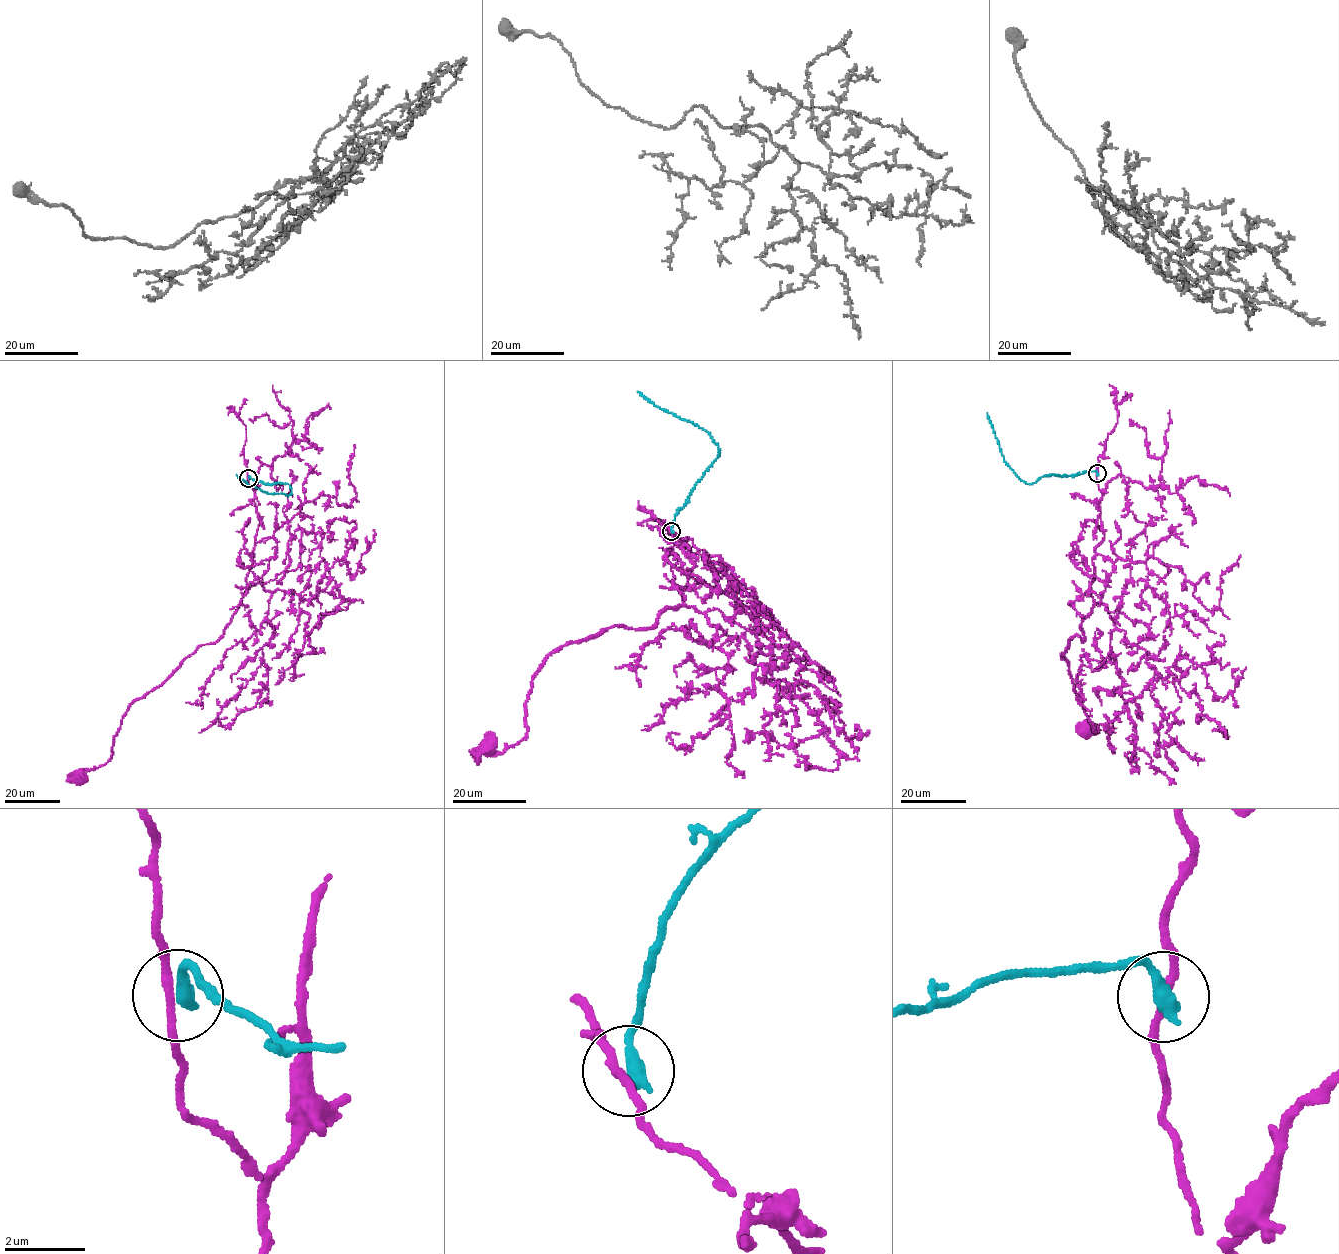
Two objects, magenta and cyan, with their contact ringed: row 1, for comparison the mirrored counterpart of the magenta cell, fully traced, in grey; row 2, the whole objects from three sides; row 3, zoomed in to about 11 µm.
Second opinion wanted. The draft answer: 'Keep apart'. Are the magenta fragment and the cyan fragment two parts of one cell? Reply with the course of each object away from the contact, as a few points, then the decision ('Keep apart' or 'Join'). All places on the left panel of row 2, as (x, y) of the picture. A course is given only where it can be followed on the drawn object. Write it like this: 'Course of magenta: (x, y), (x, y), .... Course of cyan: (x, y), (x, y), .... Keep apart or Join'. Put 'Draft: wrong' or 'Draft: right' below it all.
Course of magenta: (248, 478), (260, 522), (246, 592), (231, 622), (131, 704), (111, 758), (80, 776). Course of cyan: (248, 478), (270, 485), (288, 484), (291, 495), (267, 493), (236, 475). Keep apart
Draft: right

